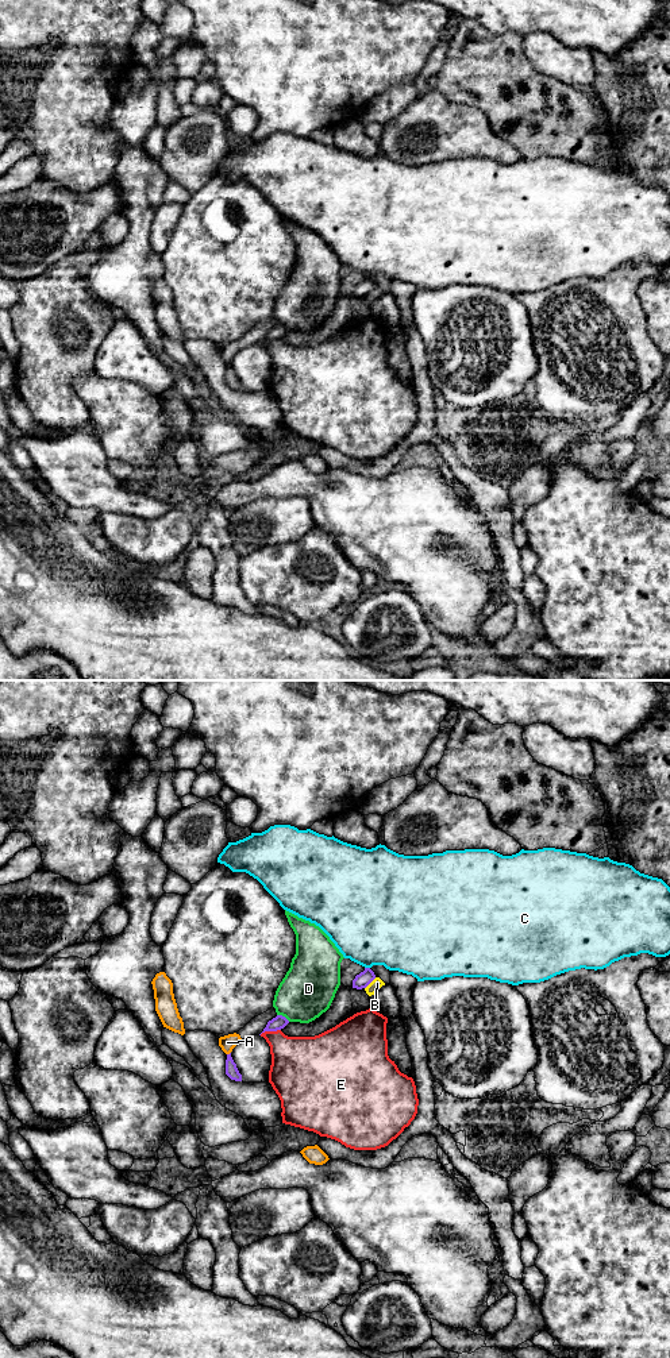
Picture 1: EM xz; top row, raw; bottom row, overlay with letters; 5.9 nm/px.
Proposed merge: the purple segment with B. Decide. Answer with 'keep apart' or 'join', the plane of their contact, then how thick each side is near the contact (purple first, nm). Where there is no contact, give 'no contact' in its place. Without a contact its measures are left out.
join; contact in xz; calibres 90 and 70 nm

